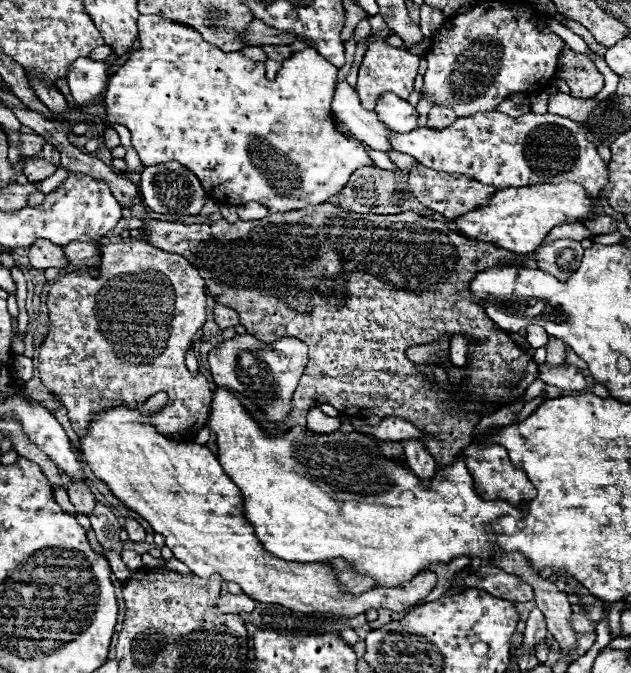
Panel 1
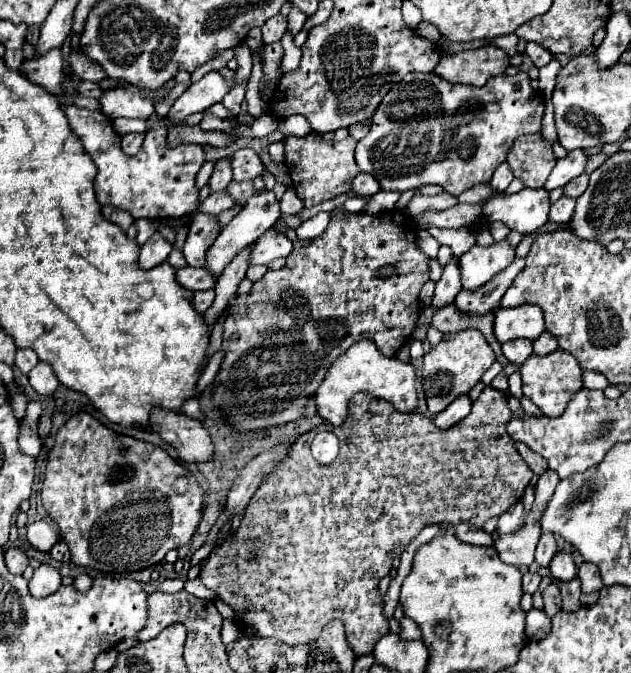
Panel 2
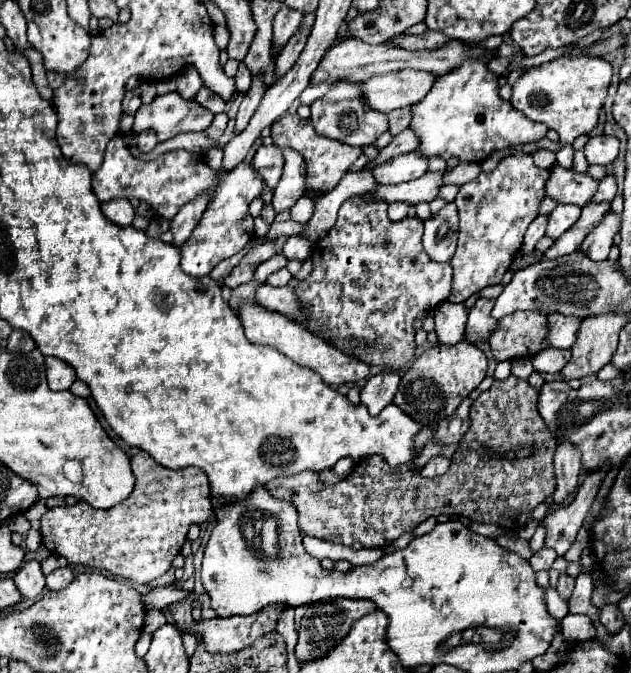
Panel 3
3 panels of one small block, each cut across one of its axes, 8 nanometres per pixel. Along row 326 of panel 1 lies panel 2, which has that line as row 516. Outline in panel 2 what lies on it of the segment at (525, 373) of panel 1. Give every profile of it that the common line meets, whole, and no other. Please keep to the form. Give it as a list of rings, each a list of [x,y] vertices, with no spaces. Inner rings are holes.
[[[486,386],[480,394],[480,398],[472,404],[472,412],[458,422],[456,426],[440,432],[434,422],[426,416],[422,416],[420,412],[398,412],[390,406],[390,402],[374,398],[370,394],[354,394],[354,398],[350,400],[348,406],[348,416],[346,422],[342,422],[342,426],[330,426],[328,422],[322,426],[316,426],[314,430],[298,436],[298,440],[294,442],[292,450],[290,450],[290,458],[286,458],[286,462],[282,462],[282,466],[276,468],[276,472],[272,476],[268,476],[260,488],[256,490],[256,494],[252,496],[246,514],[242,518],[240,528],[224,542],[220,544],[208,558],[208,562],[204,564],[202,572],[200,572],[200,580],[206,588],[212,588],[214,592],[218,592],[220,600],[224,600],[228,606],[232,606],[236,610],[236,620],[238,624],[244,626],[252,626],[256,636],[270,636],[276,638],[284,644],[308,644],[310,640],[314,640],[322,628],[326,626],[326,622],[332,622],[334,618],[340,618],[344,622],[346,628],[346,636],[348,636],[348,644],[352,646],[356,656],[364,656],[370,654],[378,642],[378,638],[388,634],[388,620],[382,614],[382,594],[378,592],[378,580],[384,578],[390,568],[392,562],[396,558],[400,558],[402,550],[410,544],[410,540],[428,524],[450,524],[450,526],[458,526],[462,522],[482,528],[482,524],[498,514],[504,514],[510,506],[514,506],[516,502],[520,502],[526,486],[530,484],[534,472],[528,468],[528,464],[522,460],[522,456],[516,450],[516,440],[510,438],[510,434],[506,432],[506,424],[510,420],[510,406],[508,406],[508,396],[492,386]],[[322,430],[334,432],[340,438],[340,454],[336,456],[334,462],[330,464],[320,464],[312,458],[310,454],[310,442],[314,440],[314,436]]]

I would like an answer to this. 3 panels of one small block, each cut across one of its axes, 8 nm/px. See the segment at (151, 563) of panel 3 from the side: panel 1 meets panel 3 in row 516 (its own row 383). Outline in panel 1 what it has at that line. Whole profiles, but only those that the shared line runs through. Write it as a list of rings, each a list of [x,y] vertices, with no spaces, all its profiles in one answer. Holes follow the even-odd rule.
[[[118,242],[118,244],[104,244],[102,246],[102,264],[100,264],[100,274],[96,278],[92,278],[88,272],[70,272],[66,274],[64,278],[60,278],[58,282],[54,282],[50,286],[50,292],[48,292],[48,316],[50,316],[50,334],[46,336],[44,344],[40,346],[40,354],[38,354],[38,372],[40,372],[40,380],[42,384],[60,398],[62,406],[68,410],[68,418],[72,422],[72,428],[74,432],[82,438],[86,434],[86,428],[90,426],[90,422],[94,420],[94,416],[98,416],[98,412],[104,412],[106,408],[116,408],[116,406],[128,406],[128,408],[138,408],[138,404],[144,404],[150,396],[158,394],[158,392],[166,392],[168,394],[168,400],[166,400],[166,406],[162,406],[156,414],[150,416],[150,424],[166,438],[170,440],[192,440],[202,428],[204,424],[208,422],[208,416],[210,416],[210,404],[212,404],[212,392],[210,392],[210,384],[208,380],[198,374],[198,376],[192,376],[188,370],[186,370],[186,364],[184,364],[184,358],[186,358],[186,352],[190,350],[192,346],[192,340],[194,340],[194,334],[202,328],[204,320],[206,320],[206,286],[204,286],[204,280],[200,278],[198,270],[188,264],[186,258],[182,258],[180,254],[170,254],[170,252],[162,252],[154,246],[150,246],[148,242]]]

